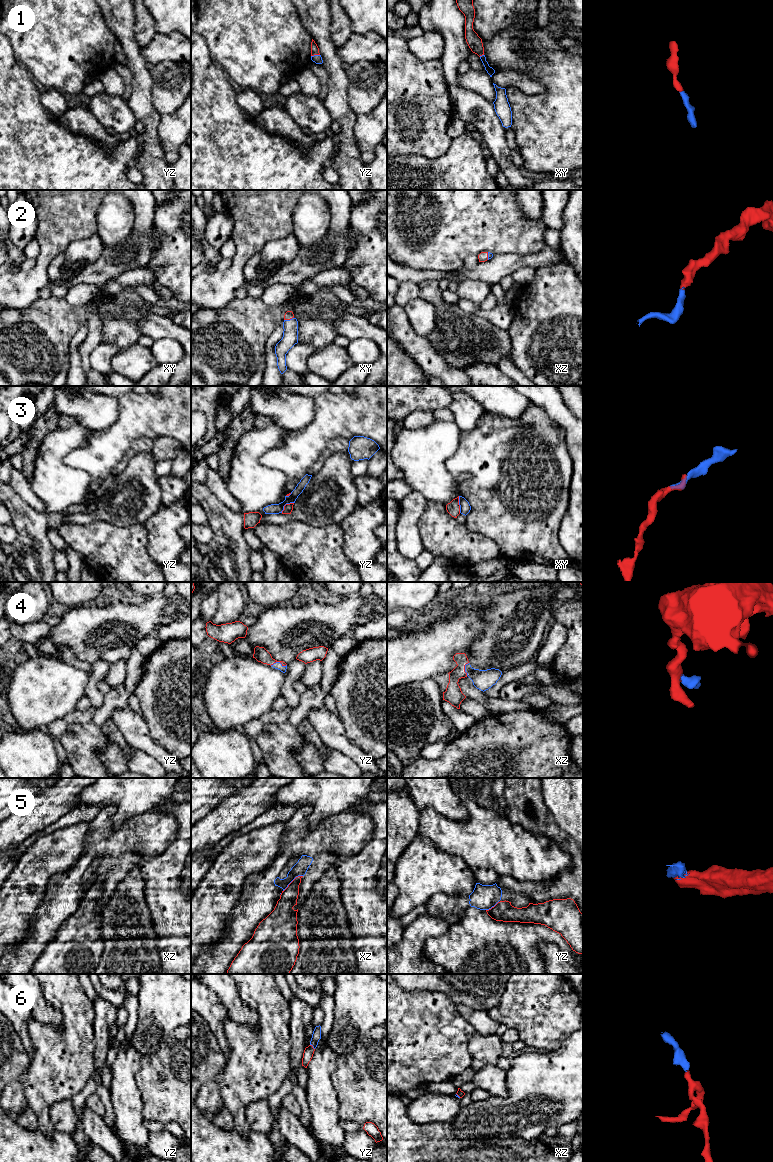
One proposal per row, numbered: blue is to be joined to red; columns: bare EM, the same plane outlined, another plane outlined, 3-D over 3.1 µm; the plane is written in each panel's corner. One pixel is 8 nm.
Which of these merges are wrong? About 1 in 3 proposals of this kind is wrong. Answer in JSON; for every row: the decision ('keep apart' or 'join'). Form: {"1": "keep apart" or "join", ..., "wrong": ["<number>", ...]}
{"1": "join", "2": "join", "3": "keep apart", "4": "join", "5": "keep apart", "6": "join", "wrong": ["3", "5"]}

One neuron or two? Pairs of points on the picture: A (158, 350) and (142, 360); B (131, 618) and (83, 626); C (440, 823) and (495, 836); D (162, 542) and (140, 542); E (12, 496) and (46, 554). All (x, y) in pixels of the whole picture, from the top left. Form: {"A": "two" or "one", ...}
{"A": "two", "B": "one", "C": "one", "D": "two", "E": "one"}

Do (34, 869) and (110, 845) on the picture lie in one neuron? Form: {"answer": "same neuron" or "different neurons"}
{"answer": "different neurons"}

